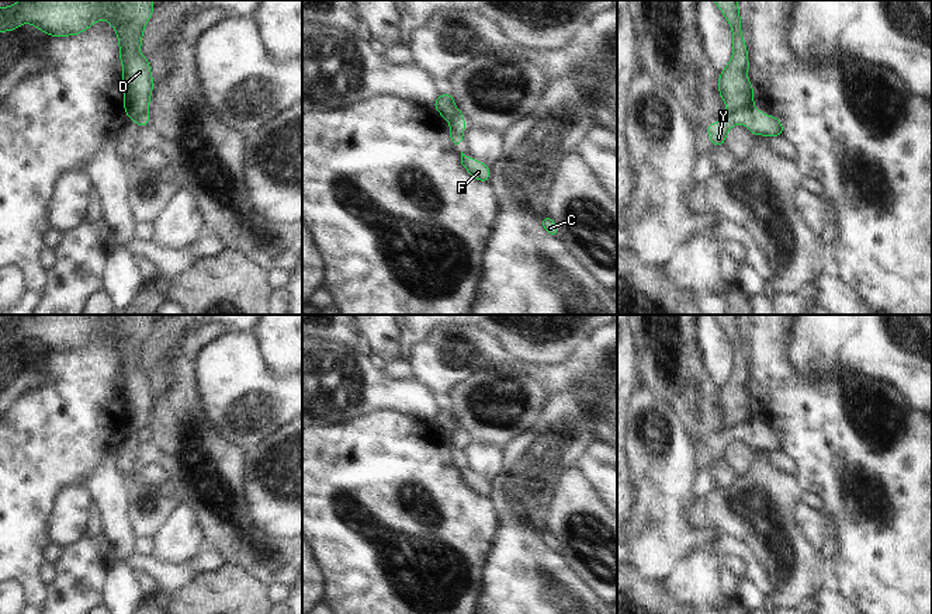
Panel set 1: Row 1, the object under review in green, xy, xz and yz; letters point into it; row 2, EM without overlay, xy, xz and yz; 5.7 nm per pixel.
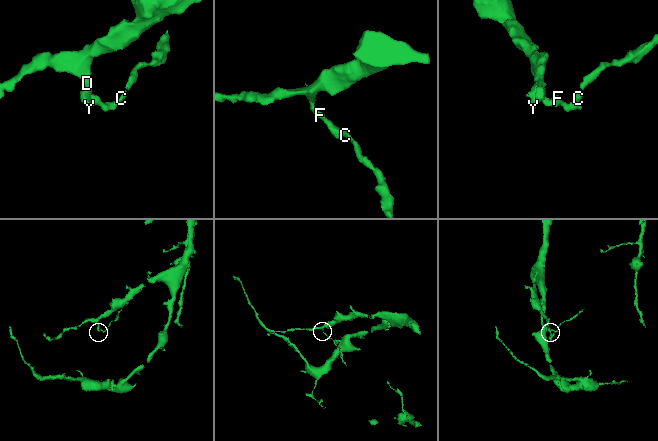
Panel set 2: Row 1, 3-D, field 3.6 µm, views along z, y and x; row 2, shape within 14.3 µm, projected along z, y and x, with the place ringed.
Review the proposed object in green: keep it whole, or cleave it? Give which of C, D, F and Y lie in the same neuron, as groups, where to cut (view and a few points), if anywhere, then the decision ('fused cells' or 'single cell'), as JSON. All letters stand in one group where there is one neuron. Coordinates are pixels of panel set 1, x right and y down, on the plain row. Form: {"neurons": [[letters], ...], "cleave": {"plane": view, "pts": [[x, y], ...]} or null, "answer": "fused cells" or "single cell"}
{"neurons": [["C", "F", "Y"], ["D"]], "cleave": {"plane": "yz", "pts": [[751, 420], [742, 427], [728, 429]]}, "answer": "fused cells"}

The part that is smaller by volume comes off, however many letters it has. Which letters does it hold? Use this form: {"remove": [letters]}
{"remove": ["C", "F", "Y"]}

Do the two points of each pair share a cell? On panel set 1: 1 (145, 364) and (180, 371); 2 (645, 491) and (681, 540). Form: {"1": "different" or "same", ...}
{"1": "different", "2": "same"}

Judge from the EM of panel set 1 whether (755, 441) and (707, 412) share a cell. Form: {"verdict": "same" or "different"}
{"verdict": "different"}

